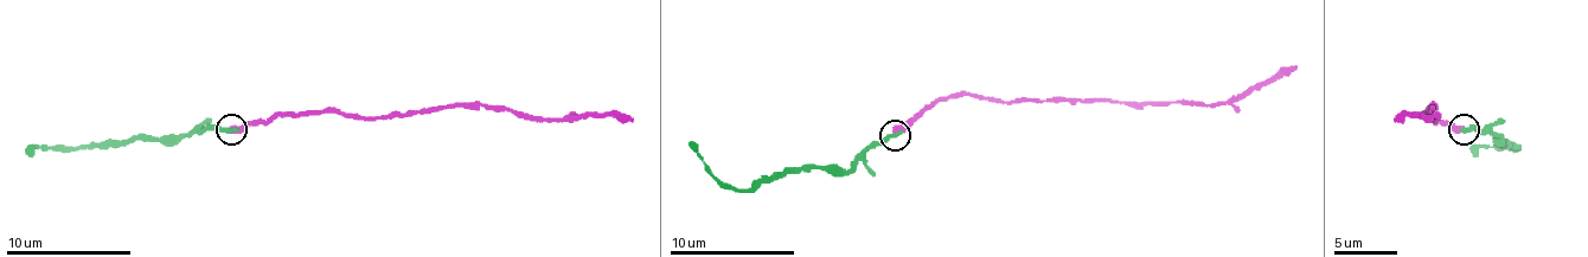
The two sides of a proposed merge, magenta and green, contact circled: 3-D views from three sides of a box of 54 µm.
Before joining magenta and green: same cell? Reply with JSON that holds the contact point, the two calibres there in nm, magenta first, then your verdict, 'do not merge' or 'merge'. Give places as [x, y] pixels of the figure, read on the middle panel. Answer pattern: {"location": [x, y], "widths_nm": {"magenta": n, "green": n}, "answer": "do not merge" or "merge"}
{"location": [895, 135], "widths_nm": {"magenta": 500, "green": 340}, "answer": "merge"}

